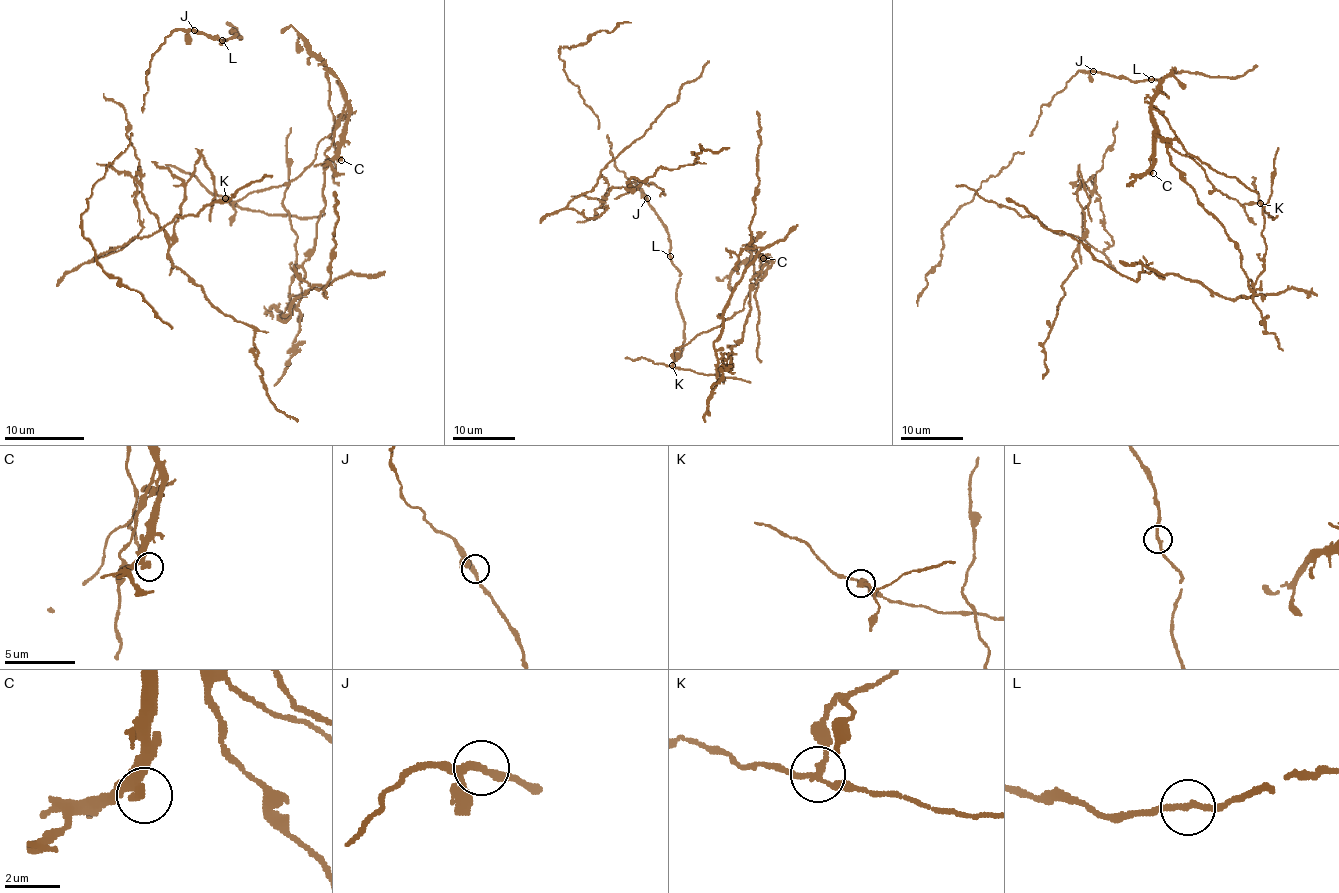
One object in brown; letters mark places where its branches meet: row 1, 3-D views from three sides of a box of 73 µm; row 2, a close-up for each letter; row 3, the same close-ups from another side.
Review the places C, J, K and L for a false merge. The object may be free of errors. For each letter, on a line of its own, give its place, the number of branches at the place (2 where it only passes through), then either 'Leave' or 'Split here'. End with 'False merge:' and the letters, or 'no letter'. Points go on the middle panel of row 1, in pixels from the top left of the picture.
C: Place: (763, 258). Branches: 2. Leave
J: Place: (647, 198). Branches: 3. Leave
K: Place: (672, 365). Branches: 3. Split here
L: Place: (670, 256). Branches: 2. Leave
False merge: K

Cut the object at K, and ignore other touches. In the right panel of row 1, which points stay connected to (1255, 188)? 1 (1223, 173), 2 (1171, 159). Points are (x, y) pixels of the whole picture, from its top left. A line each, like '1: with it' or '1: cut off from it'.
1: with it
2: cut off from it

